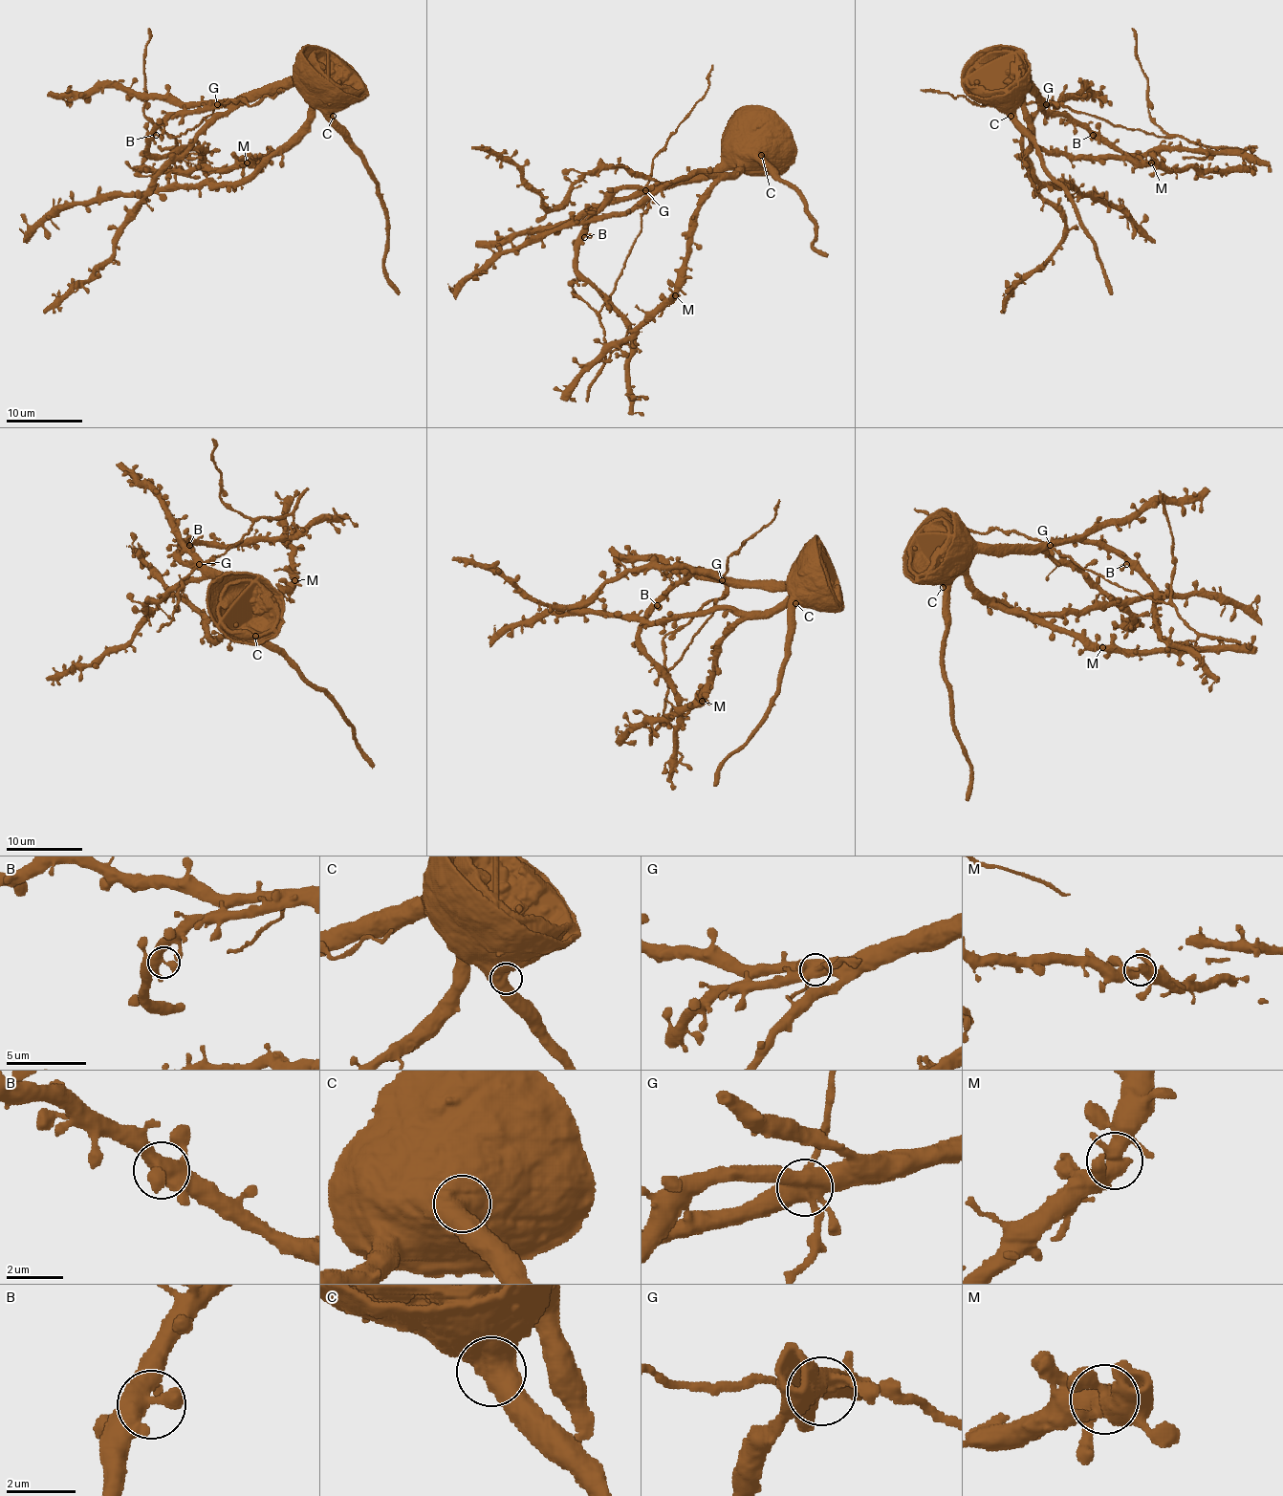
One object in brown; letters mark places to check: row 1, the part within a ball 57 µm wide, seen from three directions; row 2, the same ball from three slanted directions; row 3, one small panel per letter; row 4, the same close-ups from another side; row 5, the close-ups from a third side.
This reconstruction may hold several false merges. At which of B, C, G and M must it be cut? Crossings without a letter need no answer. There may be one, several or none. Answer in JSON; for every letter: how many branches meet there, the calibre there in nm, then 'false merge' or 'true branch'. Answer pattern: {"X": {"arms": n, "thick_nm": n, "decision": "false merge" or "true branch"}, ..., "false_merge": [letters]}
{"B": {"arms": 2, "thick_nm": 550, "decision": "true branch"}, "C": {"arms": 2, "thick_nm": 650, "decision": "true branch"}, "G": {"arms": 5, "thick_nm": 600, "decision": "false merge"}, "M": {"arms": 5, "thick_nm": 480, "decision": "true branch"}, "false_merge": ["G"]}

